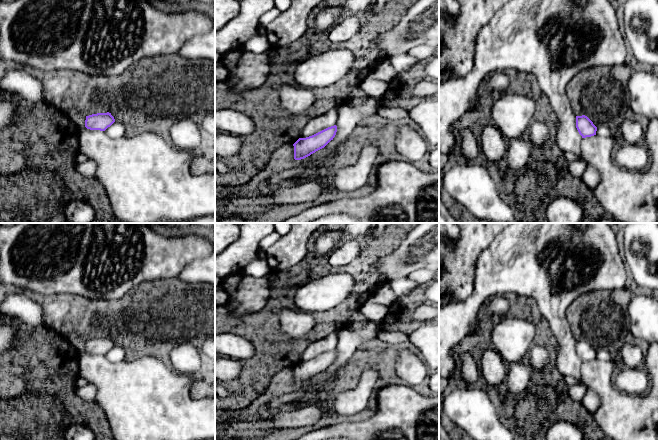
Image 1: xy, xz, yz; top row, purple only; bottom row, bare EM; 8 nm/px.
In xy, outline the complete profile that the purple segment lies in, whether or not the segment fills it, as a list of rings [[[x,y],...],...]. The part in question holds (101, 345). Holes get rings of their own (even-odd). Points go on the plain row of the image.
[[[97,337],[86,340],[85,351],[90,354],[105,355],[115,346],[111,337]]]

